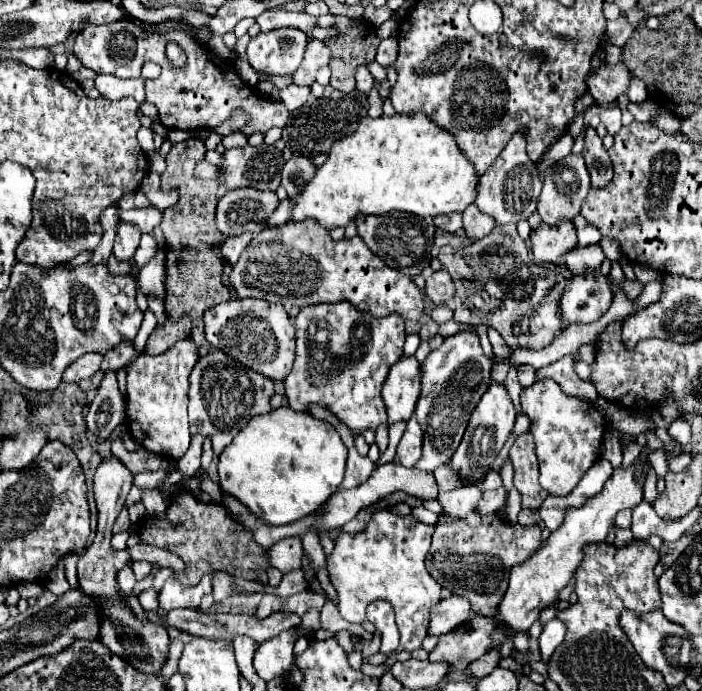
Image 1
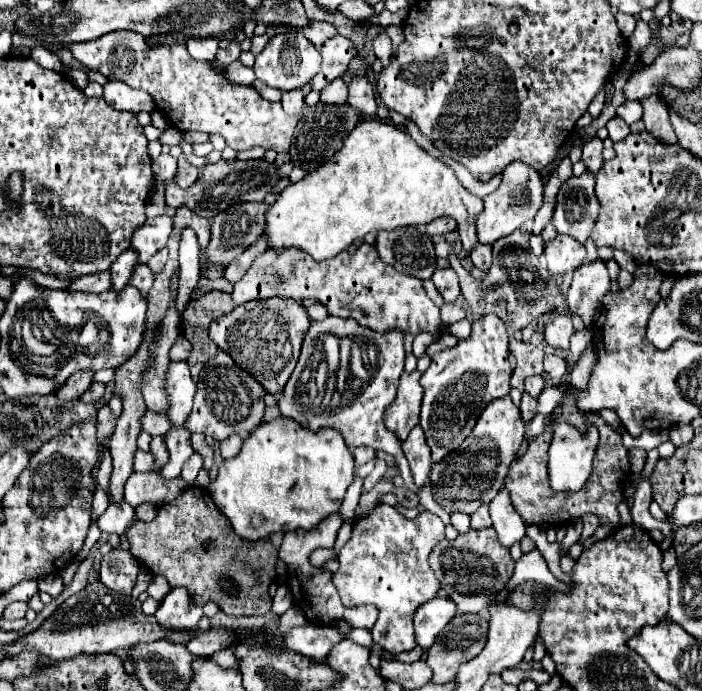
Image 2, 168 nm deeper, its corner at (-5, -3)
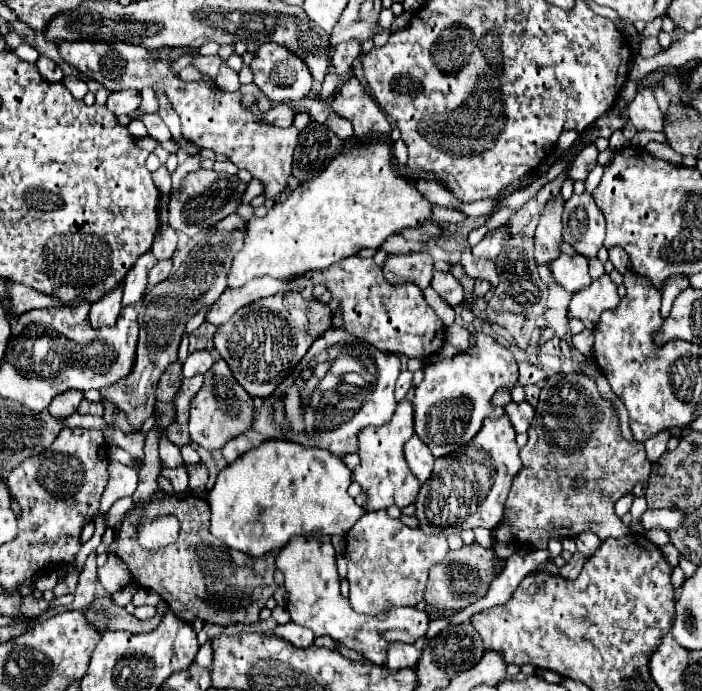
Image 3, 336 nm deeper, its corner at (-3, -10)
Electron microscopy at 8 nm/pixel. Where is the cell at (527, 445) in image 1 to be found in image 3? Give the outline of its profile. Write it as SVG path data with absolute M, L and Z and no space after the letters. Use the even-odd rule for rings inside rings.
M557 373L557 375L549 377L549 379L545 381L545 385L541 387L539 405L535 407L535 419L533 419L533 423L531 423L527 435L529 435L529 441L527 441L527 445L521 449L523 467L521 467L521 471L515 475L513 485L511 485L511 489L509 489L509 499L507 499L507 503L505 503L505 521L509 521L509 525L511 525L511 535L513 535L513 539L515 539L517 543L531 545L533 549L545 549L545 547L547 547L547 541L549 541L551 537L555 537L555 539L575 537L575 535L579 535L581 531L587 531L587 529L591 529L601 541L605 541L607 537L615 537L615 539L619 539L619 537L625 537L625 535L631 533L631 529L629 529L629 527L615 515L613 505L615 505L615 501L621 499L623 495L631 493L633 487L635 487L637 483L649 479L649 473L651 473L653 463L647 459L647 453L645 453L643 443L623 439L623 435L621 435L621 431L619 431L619 417L617 417L615 407L611 405L611 401L607 401L607 399L599 393L599 389L597 389L597 385L595 385L595 381L593 381L591 377L587 377L585 373L569 373L569 375L565 375L565 373ZM579 473L591 473L591 481L587 479L581 487L575 487L575 479L579 477Z

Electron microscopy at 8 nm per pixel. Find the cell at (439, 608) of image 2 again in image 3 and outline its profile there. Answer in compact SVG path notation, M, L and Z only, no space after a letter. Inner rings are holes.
M327 535L317 537L317 539L293 539L293 543L289 543L289 547L283 547L279 557L277 557L277 569L285 575L285 589L289 591L289 599L287 599L287 611L291 613L291 621L297 625L303 625L307 629L311 629L315 633L315 637L319 635L329 635L335 641L339 641L341 645L361 653L365 657L365 661L373 663L373 665L385 665L387 663L387 647L395 641L403 641L403 643L415 643L419 637L423 637L427 633L429 627L429 617L425 611L419 611L415 607L389 607L387 611L379 613L379 615L363 615L363 613L355 613L349 605L349 599L345 599L339 591L339 575L337 575L337 563L335 563L335 549L331 545L331 539Z

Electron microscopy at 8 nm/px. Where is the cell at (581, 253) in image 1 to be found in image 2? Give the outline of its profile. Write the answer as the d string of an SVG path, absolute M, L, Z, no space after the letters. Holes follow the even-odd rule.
M603 260L583 264L573 272L573 282L567 292L567 306L585 322L585 326L593 324L601 308L601 298L609 290L609 282L611 278Z

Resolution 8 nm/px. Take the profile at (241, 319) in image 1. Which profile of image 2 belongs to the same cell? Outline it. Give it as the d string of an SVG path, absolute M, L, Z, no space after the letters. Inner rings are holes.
M267 298L259 302L245 302L227 316L211 322L209 336L223 352L235 360L235 364L251 372L251 376L255 376L255 380L259 380L269 394L281 394L299 360L301 342L307 328L309 316L299 302Z

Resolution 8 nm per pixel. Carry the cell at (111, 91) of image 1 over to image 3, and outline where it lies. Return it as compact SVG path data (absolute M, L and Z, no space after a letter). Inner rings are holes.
M123 89L113 91L107 99L107 109L115 115L129 115L133 113L141 103L141 93L135 89Z

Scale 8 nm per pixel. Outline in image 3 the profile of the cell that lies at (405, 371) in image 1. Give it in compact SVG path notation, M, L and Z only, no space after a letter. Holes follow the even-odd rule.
M405 399L397 405L397 411L387 425L367 427L357 435L359 437L357 455L359 455L361 463L355 467L351 479L357 481L367 495L365 505L363 505L365 511L379 511L379 509L387 509L391 505L407 507L415 501L421 485L417 483L417 477L409 471L409 465L405 463L405 455L403 455L403 445L413 433L415 433L413 431L413 407Z

